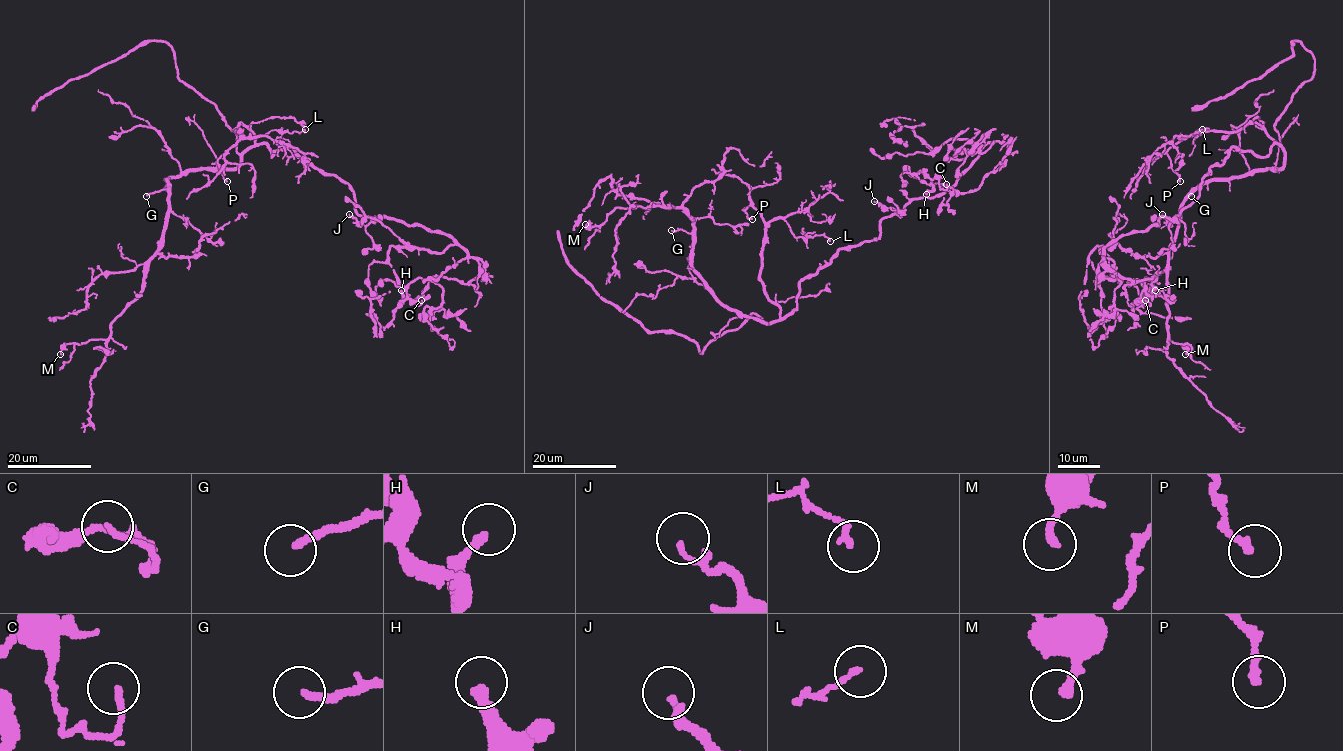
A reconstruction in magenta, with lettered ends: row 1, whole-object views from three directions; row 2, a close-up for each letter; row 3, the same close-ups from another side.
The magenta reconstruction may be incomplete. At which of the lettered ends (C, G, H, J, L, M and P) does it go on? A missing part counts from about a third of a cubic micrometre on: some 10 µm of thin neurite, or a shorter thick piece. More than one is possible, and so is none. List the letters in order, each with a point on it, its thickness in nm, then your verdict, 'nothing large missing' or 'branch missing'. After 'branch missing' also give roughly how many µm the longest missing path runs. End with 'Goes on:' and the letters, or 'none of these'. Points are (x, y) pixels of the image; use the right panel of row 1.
C: place (1145, 300); calibre 160 nm; nothing large missing
G: place (1191, 196); calibre 220 nm; branch missing; missing 25 µm
H: place (1155, 290); calibre 280 nm; nothing large missing
J: place (1162, 214); calibre 100 nm; nothing large missing
L: place (1202, 129); calibre 160 nm; nothing large missing
M: place (1185, 354); calibre 260 nm; nothing large missing
P: place (1180, 181); calibre 240 nm; nothing large missing
Goes on: G

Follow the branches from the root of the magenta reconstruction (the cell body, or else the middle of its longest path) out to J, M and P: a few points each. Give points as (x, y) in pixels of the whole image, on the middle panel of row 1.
J: (797, 295), (799, 283), (825, 267), (839, 249), (879, 238), (880, 222), (891, 217), (895, 210), (874, 201)
M: (797, 295), (769, 323), (730, 310), (692, 265), (681, 208), (616, 207), (585, 224)
P: (797, 295), (797, 306), (780, 317), (780, 309), (759, 278), (765, 222), (749, 205), (742, 210), (752, 219)

